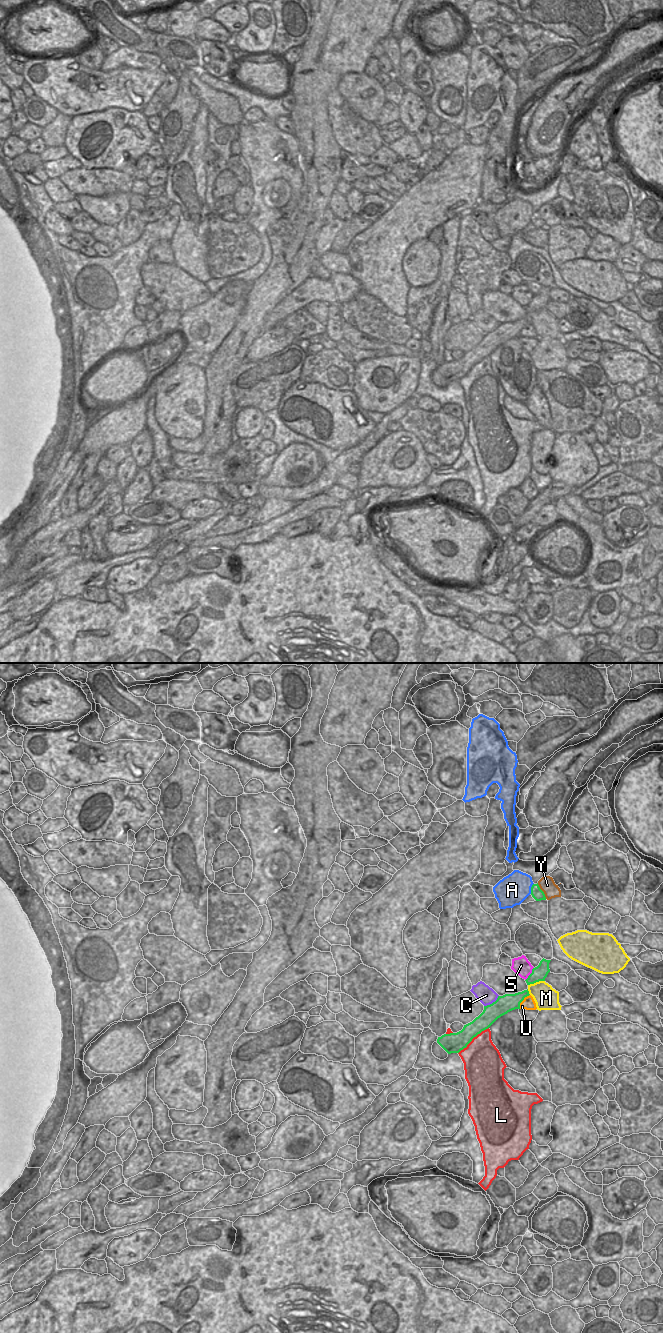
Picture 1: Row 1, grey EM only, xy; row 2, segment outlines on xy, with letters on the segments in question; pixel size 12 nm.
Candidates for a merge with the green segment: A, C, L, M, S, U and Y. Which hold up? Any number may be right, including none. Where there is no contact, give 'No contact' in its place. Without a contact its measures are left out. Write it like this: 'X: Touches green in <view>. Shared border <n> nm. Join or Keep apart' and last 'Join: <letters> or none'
A: Touches green in xy. Shared border 140 nm. Keep apart
C: Touches green in xy. Shared border 220 nm. Keep apart
L: Touches green in xy. Shared border 480 nm. Keep apart
M: Touches green in xy. Shared border 220 nm. Keep apart
S: Touches green in xy. Shared border 200 nm. Keep apart
U: Touches green in xy. Shared border 220 nm. Keep apart
Y: Touches green in xy. Shared border 220 nm. Keep apart
Join: none

